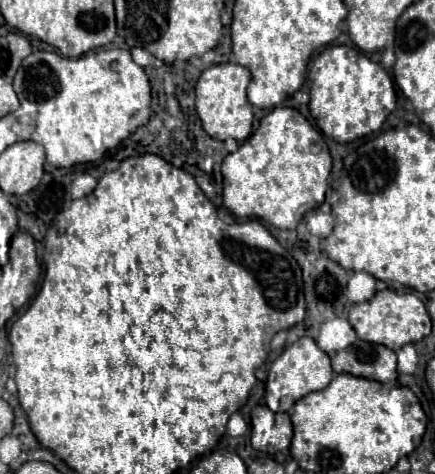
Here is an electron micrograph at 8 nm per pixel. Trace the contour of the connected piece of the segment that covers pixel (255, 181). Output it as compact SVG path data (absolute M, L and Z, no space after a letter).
M278 106L260 120L258 130L246 138L234 154L224 158L223 205L238 218L258 218L274 228L296 228L306 212L318 208L324 202L330 168L332 158L322 134L296 108Z

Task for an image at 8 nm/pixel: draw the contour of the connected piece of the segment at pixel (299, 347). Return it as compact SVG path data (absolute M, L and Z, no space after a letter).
M308 336L296 340L292 346L288 346L270 366L268 372L268 380L266 380L266 406L272 412L290 412L292 406L304 398L310 392L316 390L324 390L330 380L332 380L334 372L330 366L330 358L326 352L322 352L316 342Z

